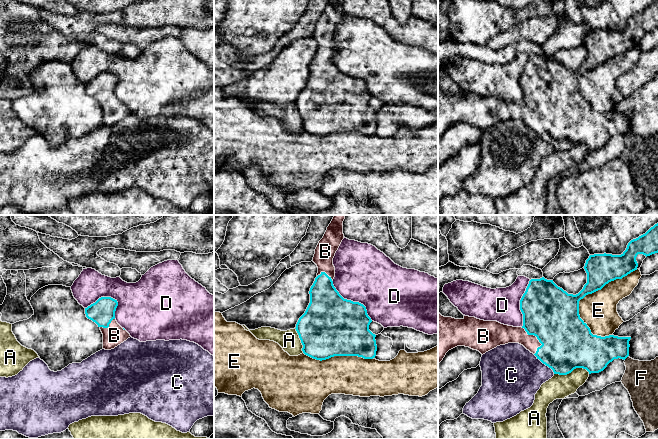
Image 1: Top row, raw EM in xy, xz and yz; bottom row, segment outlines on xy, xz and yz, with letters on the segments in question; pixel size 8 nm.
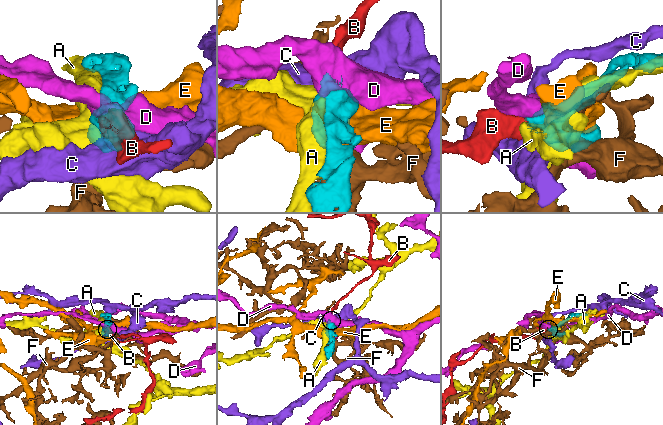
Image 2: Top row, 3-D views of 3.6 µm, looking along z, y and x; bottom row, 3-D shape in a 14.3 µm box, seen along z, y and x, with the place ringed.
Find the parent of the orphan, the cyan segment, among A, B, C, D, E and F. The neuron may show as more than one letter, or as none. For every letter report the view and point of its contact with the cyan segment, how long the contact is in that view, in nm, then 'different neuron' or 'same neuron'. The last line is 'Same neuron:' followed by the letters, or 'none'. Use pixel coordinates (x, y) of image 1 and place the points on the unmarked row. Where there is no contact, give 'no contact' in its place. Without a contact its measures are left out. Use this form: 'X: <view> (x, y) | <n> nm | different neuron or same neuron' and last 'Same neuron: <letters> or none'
A: yz (571, 147) | 280 nm | different neuron
B: yz (537, 114) | 240 nm | same neuron
C: yz (544, 139) | 240 nm | different neuron
D: xz (352, 77) | 460 nm | different neuron
E: yz (591, 69) | 650 nm | different neuron
F: yz (625, 134) | 40 nm | different neuron
Same neuron: B

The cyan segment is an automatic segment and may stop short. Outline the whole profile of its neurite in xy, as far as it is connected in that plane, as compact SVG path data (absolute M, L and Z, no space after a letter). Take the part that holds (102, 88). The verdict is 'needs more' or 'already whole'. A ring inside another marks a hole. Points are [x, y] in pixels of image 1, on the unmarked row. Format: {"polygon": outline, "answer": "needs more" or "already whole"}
{"polygon": "M101 73L85 84L86 93L95 98L103 110L103 125L105 126L114 125L131 113L115 95L117 82L117 76Z", "answer": "needs more"}

